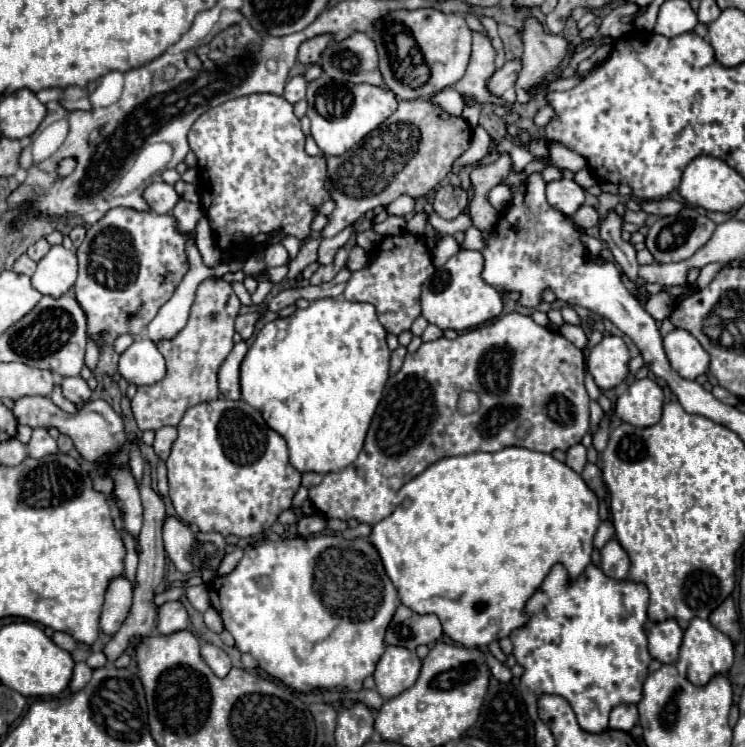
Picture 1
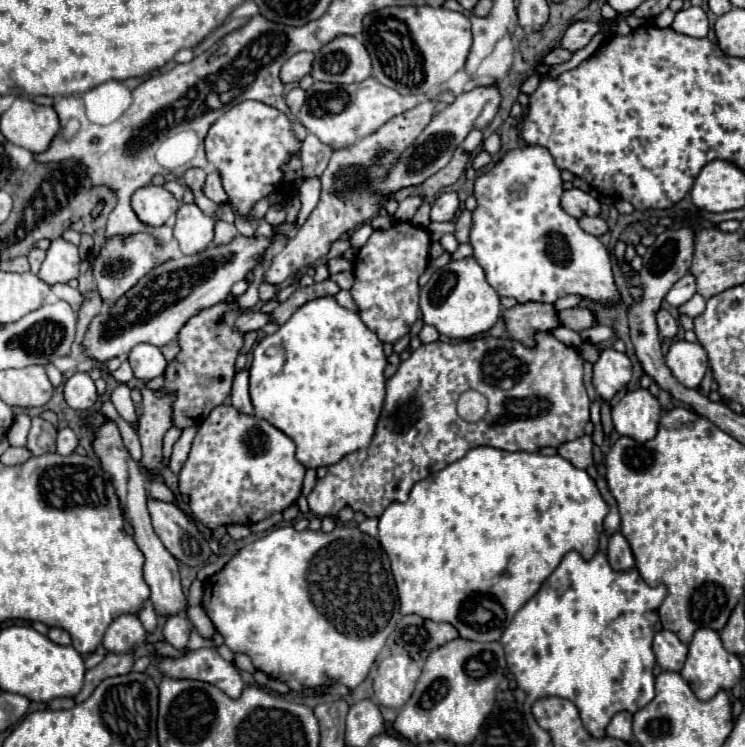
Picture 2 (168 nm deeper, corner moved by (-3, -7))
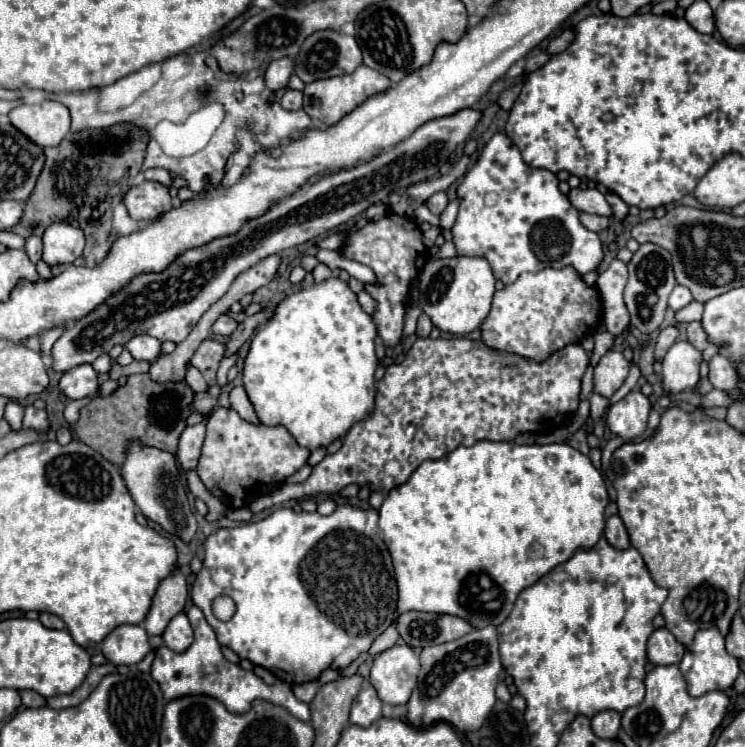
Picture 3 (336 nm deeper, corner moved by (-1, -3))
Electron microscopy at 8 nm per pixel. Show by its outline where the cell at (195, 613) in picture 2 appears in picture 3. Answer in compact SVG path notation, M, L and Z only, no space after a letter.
M192 606L186 612L192 628L194 628L194 642L186 652L174 652L166 646L156 648L156 656L154 656L154 674L152 678L156 678L156 682L160 684L164 698L178 698L180 694L208 694L214 698L220 698L220 702L224 702L224 706L228 706L228 710L242 714L248 710L248 706L252 704L252 700L256 698L264 698L272 704L284 706L290 714L294 714L296 718L308 722L310 720L310 710L308 704L298 702L290 690L290 686L282 680L276 680L272 686L264 684L254 672L248 672L244 668L240 668L238 664L228 662L222 652L220 652L220 644L216 640L214 630L210 628L210 624L206 622L202 610L198 606Z

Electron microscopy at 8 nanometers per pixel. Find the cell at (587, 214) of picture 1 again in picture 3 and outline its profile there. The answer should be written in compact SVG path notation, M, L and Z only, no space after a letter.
M580 212L580 222L592 232L602 232L610 224L610 220L606 216L594 216L594 214L586 214L586 212Z

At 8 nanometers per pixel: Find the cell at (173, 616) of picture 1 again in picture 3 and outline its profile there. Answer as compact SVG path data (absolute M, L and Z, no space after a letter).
M180 612L176 618L170 620L162 638L164 638L164 644L174 652L184 652L192 644L194 634L192 634L192 626L184 612Z

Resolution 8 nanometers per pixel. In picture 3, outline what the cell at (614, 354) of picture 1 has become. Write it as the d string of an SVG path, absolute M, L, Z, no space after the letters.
M608 350L594 368L594 392L610 398L626 380L630 362L618 350Z

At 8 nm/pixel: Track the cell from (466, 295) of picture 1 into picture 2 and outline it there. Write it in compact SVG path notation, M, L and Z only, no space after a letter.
M472 256L464 260L452 260L430 276L428 284L420 290L420 310L426 324L432 324L440 334L448 338L458 340L490 330L502 314L500 296L486 282L482 266Z

